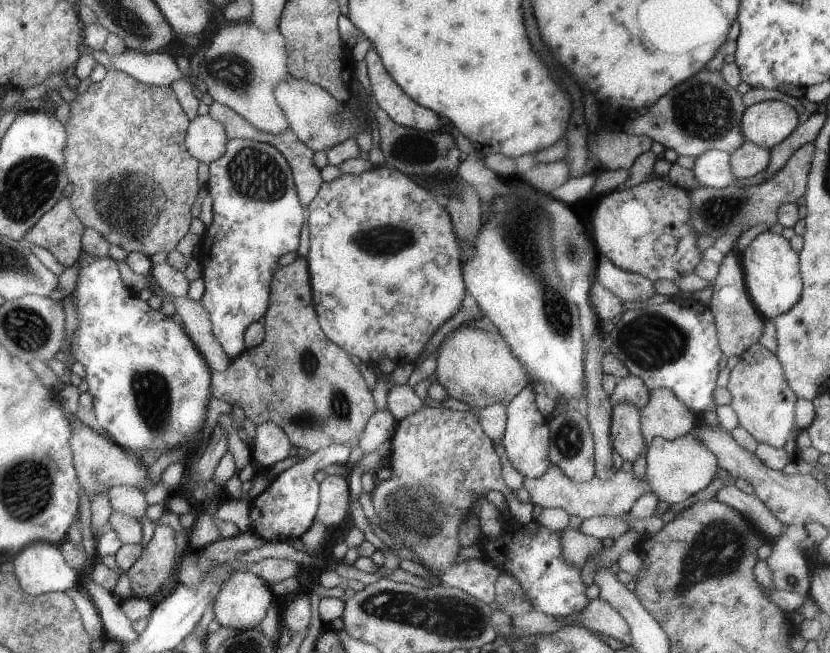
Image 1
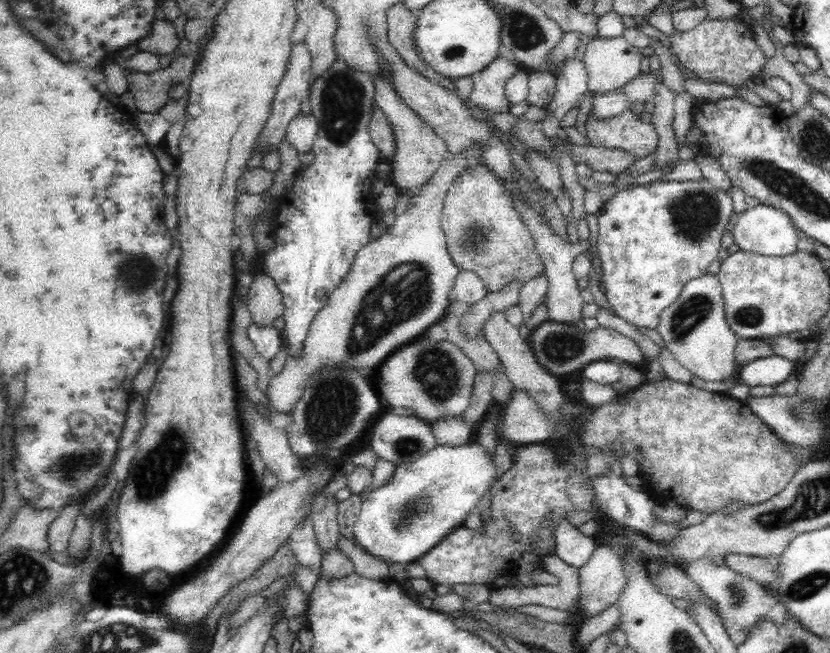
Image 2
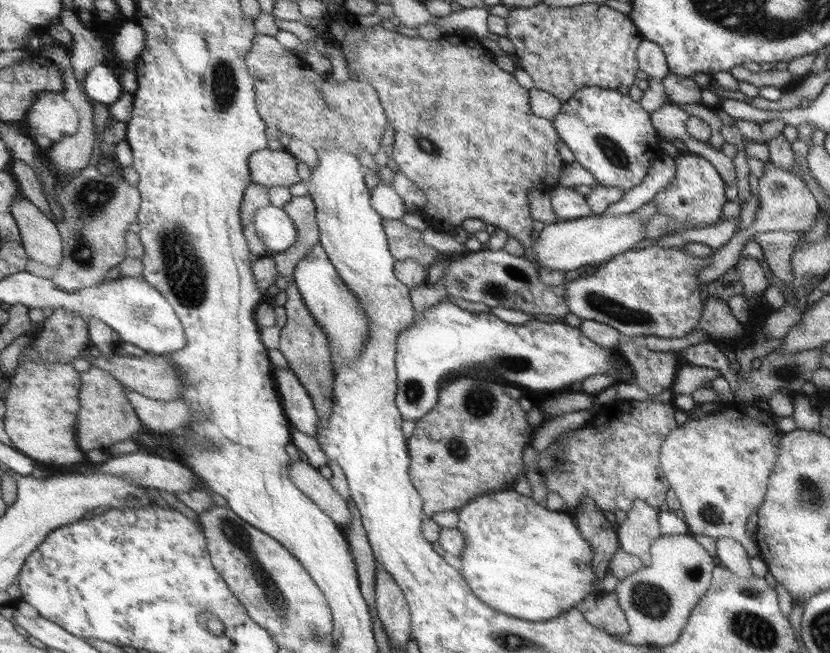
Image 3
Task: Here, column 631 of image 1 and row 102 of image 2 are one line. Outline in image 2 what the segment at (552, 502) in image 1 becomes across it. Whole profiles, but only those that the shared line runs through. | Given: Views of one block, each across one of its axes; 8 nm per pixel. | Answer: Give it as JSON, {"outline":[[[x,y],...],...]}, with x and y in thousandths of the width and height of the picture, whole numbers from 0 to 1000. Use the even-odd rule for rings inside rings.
{"outline":[[[598,87],[583,107],[570,116],[567,155],[584,172],[612,173],[612,152],[610,152],[610,142],[607,142],[607,132],[610,123],[614,123],[619,116],[619,110],[627,104],[625,98],[617,96],[612,89]]]}

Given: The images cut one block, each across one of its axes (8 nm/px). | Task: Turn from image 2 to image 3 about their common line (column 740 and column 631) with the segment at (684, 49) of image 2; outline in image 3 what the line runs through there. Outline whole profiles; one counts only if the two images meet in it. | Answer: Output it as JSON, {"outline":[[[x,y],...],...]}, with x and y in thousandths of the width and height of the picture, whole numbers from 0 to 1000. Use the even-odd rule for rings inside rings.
{"outline":[[[652,3],[640,11],[617,11],[617,18],[608,31],[612,37],[611,58],[619,67],[619,83],[629,92],[629,106],[641,118],[646,136],[661,141],[675,156],[686,155],[694,139],[704,133],[760,133],[766,123],[769,67],[773,61],[771,46],[755,21],[730,6],[706,5],[670,12]]]}

